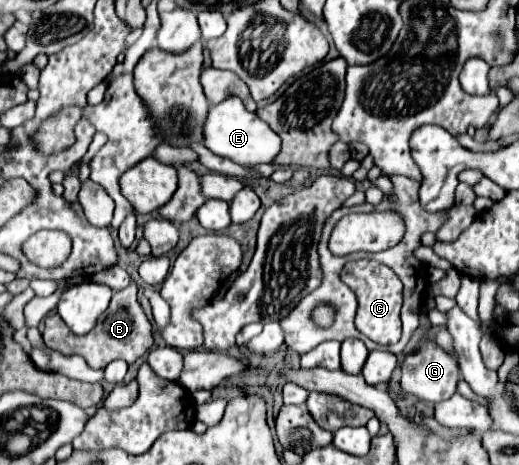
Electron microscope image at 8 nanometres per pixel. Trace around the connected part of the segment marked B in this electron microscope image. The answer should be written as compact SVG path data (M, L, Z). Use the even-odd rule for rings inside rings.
M132 283L130 287L118 291L112 295L112 301L110 301L110 307L102 313L102 317L98 319L96 327L86 333L86 335L76 335L72 333L66 323L54 313L54 315L48 315L46 319L46 329L42 333L44 337L44 343L62 353L62 355L80 355L86 359L86 363L92 367L92 369L104 369L110 361L114 359L122 359L126 361L128 365L132 365L138 357L142 357L144 353L148 353L148 349L152 347L152 325L138 301L138 295L136 295L136 283Z

